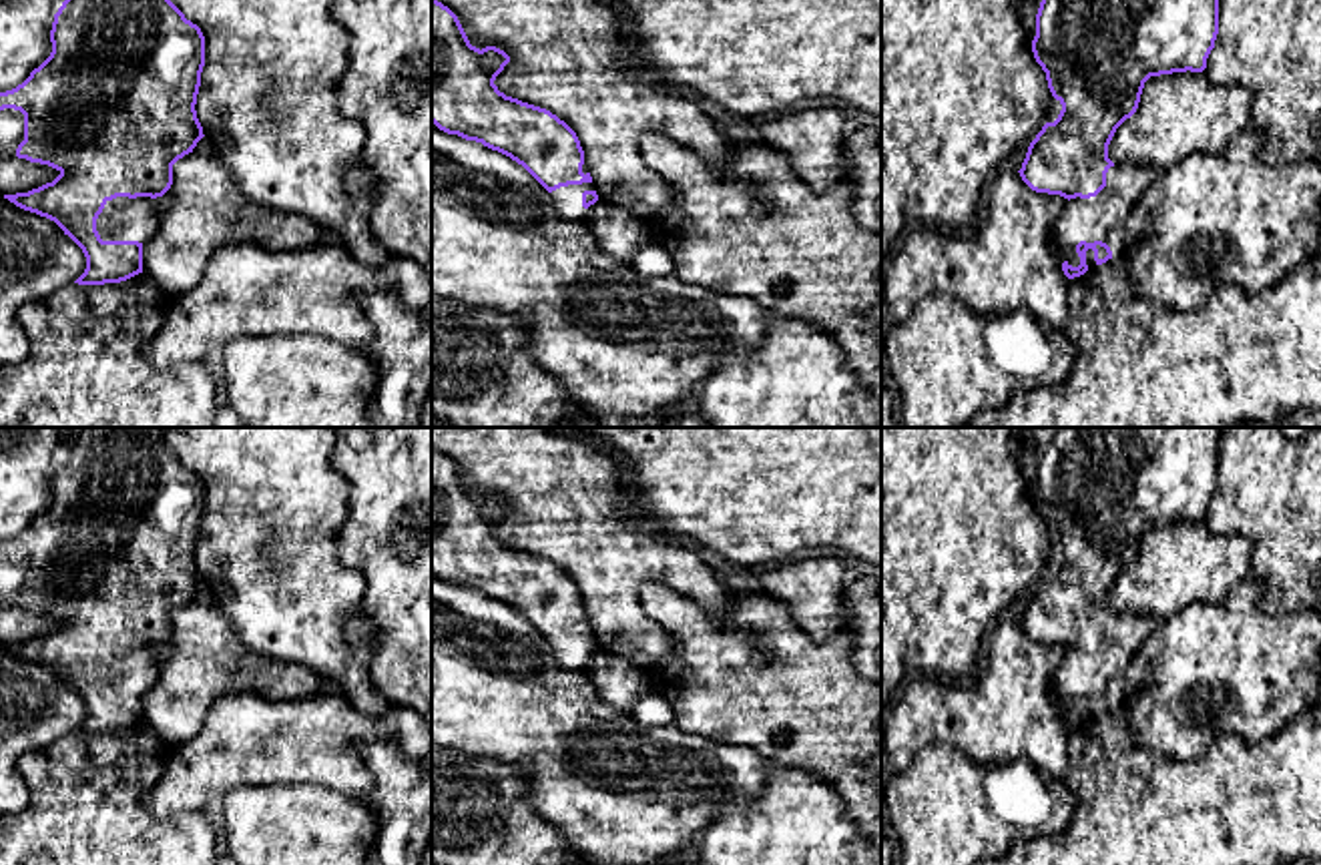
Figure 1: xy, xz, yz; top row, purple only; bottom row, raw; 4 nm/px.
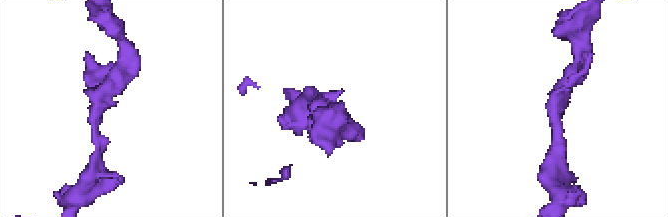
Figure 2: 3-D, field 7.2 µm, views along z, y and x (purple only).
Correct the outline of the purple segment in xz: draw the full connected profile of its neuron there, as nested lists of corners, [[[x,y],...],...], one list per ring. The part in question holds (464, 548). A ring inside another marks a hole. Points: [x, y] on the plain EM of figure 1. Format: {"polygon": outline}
{"polygon": [[[432,450],[432,572],[466,590],[482,592],[522,614],[552,646],[560,666],[588,666],[598,650],[592,626],[584,614],[584,600],[576,582],[546,558],[506,546],[494,534],[510,506],[496,498],[470,494],[458,466]]]}

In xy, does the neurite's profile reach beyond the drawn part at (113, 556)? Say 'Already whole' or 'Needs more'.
Needs more

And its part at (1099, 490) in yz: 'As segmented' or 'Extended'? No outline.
Extended

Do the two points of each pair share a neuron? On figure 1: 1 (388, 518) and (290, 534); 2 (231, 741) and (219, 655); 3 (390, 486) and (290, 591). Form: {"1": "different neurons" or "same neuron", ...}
{"1": "different neurons", "2": "different neurons", "3": "different neurons"}

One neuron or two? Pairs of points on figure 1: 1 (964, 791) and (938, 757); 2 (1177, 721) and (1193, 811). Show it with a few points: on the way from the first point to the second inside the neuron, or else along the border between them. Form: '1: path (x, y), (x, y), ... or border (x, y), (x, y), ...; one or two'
1: path (956, 783), (938, 765); one
2: border (1223, 733), (1189, 759), (1169, 759), (1139, 747); two

